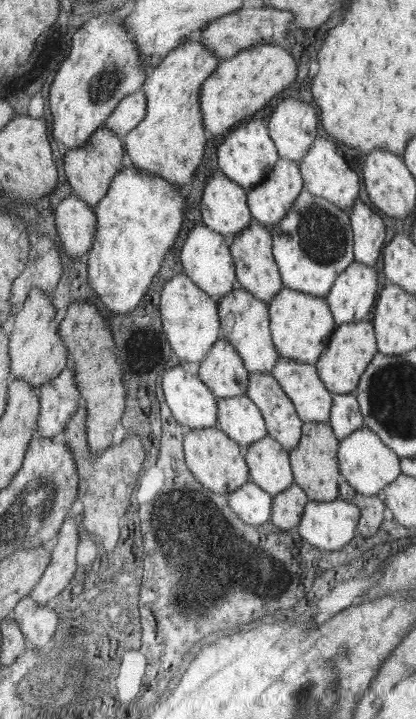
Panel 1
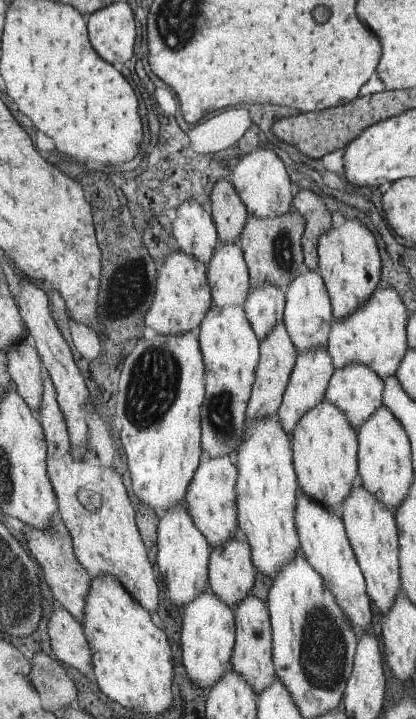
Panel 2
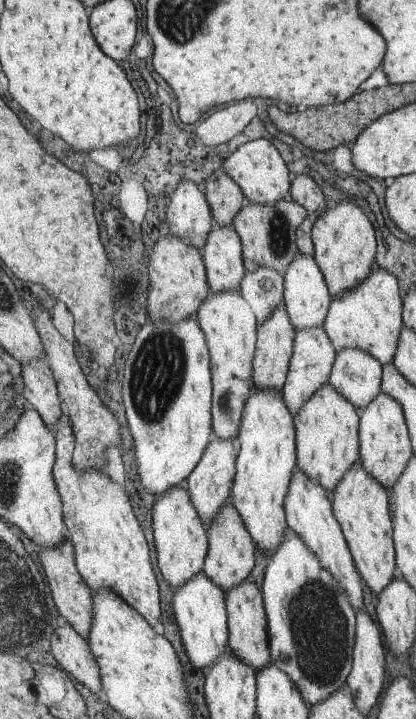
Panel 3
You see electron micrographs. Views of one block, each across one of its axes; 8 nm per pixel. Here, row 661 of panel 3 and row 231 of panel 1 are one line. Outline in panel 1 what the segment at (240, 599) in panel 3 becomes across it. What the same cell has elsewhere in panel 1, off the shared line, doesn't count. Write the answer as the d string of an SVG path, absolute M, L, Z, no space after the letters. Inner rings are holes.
M254 219L249 229L236 236L232 242L233 258L237 263L237 277L241 289L253 293L260 300L270 302L280 292L282 282L273 258L273 236L260 222Z

